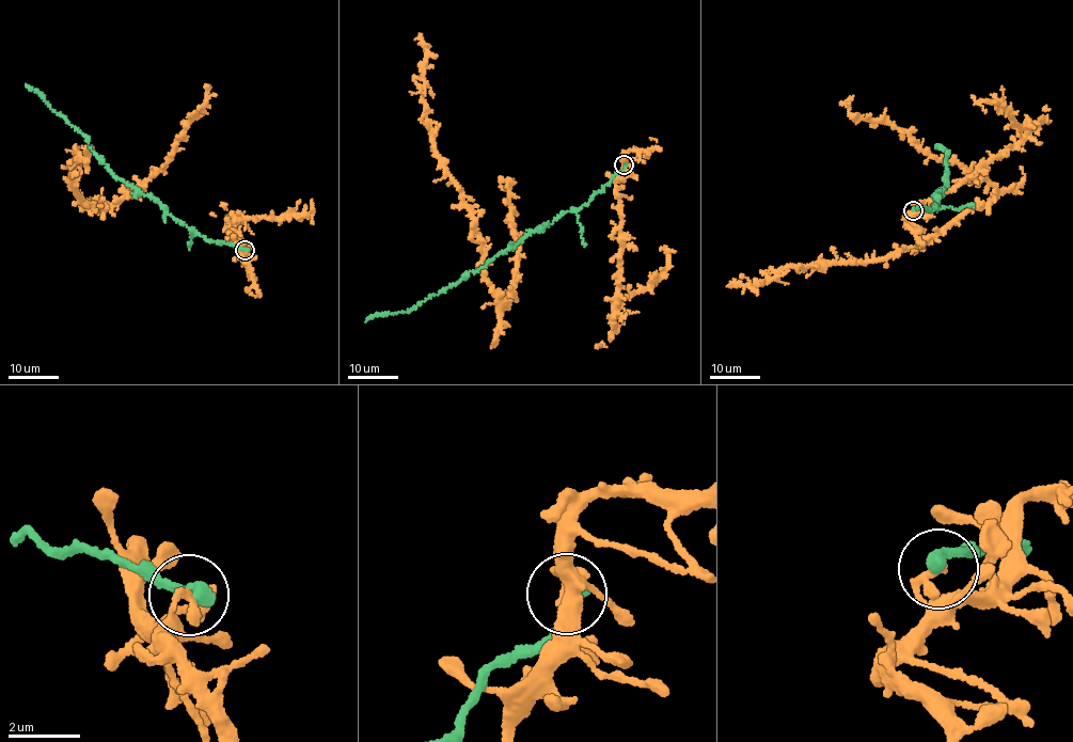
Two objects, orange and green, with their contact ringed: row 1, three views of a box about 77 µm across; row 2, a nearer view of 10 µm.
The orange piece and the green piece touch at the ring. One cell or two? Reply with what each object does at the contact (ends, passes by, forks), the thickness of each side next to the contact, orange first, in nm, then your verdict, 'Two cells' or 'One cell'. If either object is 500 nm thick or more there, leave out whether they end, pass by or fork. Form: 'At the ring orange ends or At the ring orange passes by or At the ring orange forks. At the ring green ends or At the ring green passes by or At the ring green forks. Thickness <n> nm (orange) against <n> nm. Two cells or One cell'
At the ring orange passes by. At the ring green ends. Thickness 180 nm (orange) against 400 nm. Two cells

